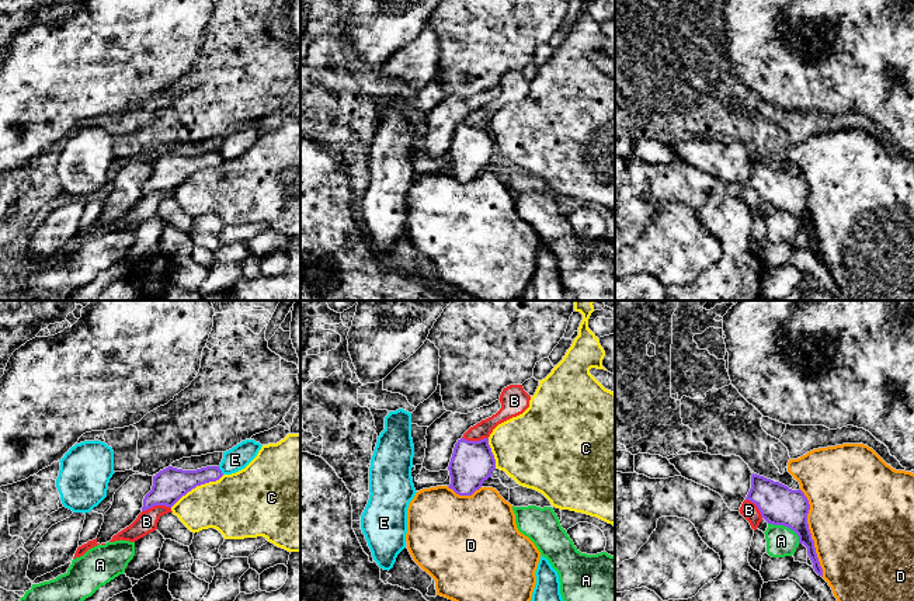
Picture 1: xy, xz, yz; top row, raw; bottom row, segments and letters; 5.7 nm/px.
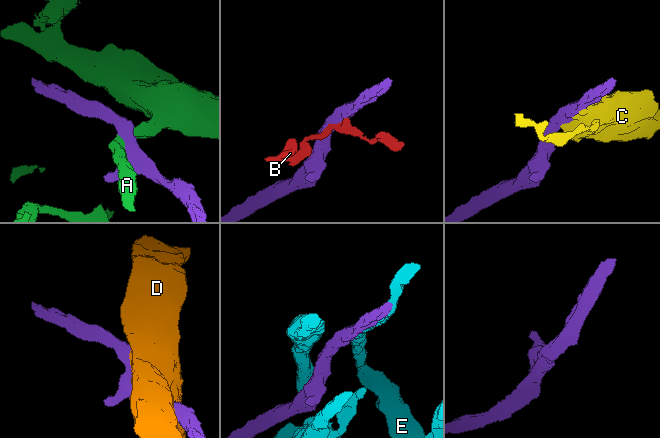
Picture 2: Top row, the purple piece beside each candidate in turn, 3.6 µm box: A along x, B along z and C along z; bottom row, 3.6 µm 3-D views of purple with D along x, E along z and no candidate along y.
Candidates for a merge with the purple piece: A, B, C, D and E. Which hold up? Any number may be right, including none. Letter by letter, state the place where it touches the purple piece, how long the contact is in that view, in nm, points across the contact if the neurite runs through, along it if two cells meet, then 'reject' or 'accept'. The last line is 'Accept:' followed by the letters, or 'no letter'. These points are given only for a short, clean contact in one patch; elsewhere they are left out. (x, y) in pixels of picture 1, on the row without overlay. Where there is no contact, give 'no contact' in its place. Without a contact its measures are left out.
A: contact yz (786, 211); length 220 nm; reject
B: contact xy (156, 190); length 170 nm; reject
C: contact xy (197, 170); length 360 nm; reject
D: contact yz (807, 198); length 280 nm; reject
E: contact xy (221, 156); length 60 nm; reject
Accept: no letter

